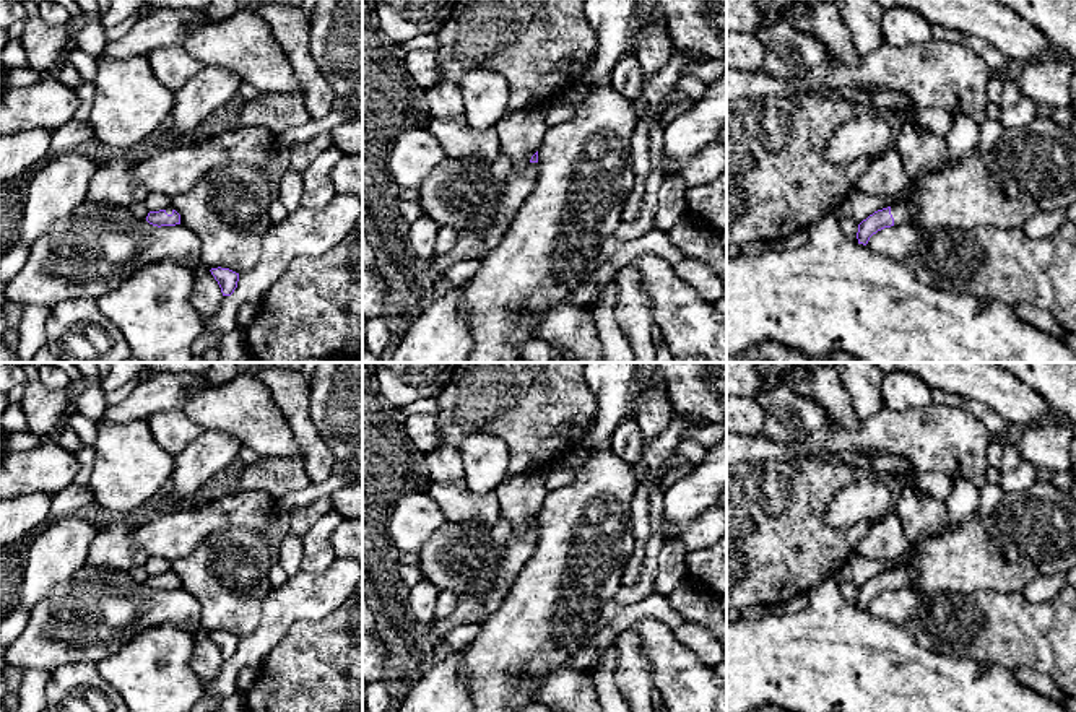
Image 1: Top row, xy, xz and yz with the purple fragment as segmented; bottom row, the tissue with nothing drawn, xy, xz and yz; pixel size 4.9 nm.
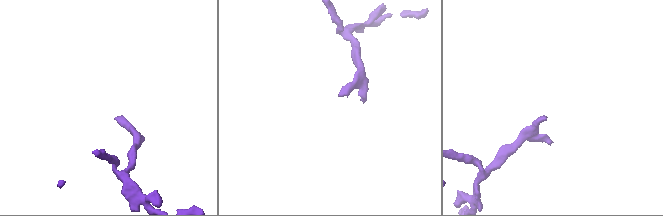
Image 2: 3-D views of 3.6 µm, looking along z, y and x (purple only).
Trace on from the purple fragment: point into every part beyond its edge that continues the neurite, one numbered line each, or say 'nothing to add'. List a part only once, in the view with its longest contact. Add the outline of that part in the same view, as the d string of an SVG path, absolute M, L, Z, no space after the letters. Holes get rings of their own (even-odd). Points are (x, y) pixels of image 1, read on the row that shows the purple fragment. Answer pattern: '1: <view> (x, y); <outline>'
1: yz (901, 213); M894 205L891 206L891 215L894 218L894 224L905 224L912 223L915 211L905 205Z

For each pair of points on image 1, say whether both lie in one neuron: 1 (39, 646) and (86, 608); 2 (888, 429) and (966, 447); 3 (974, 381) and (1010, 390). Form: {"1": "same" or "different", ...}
{"1": "same", "2": "same", "3": "same"}

